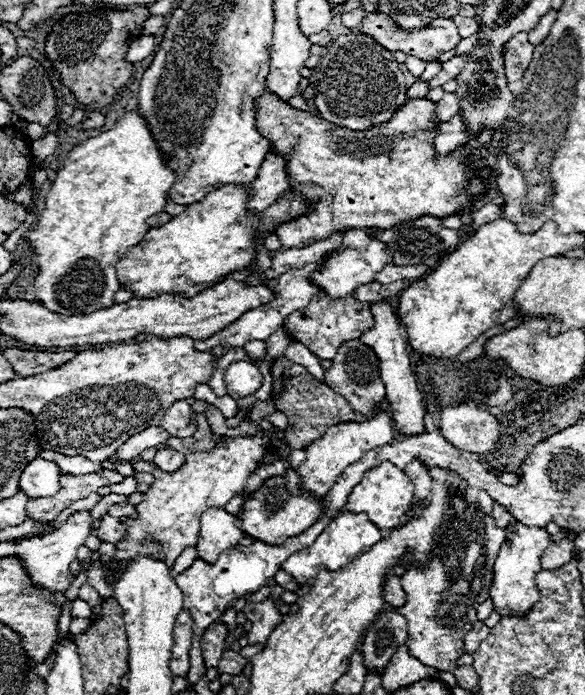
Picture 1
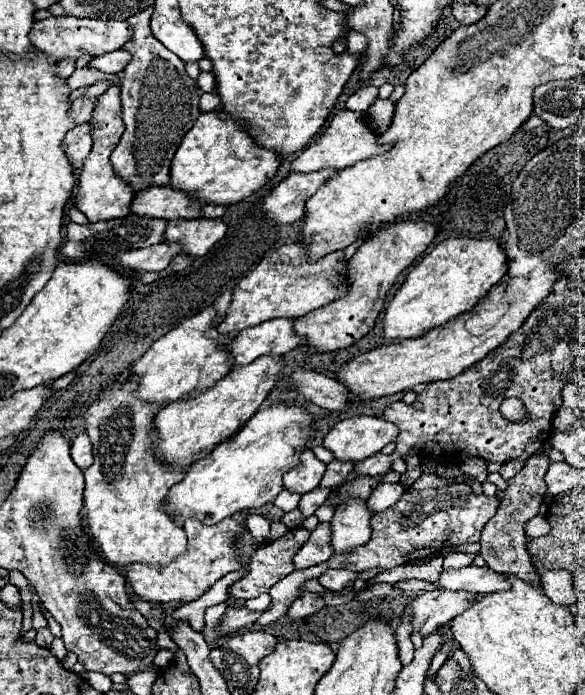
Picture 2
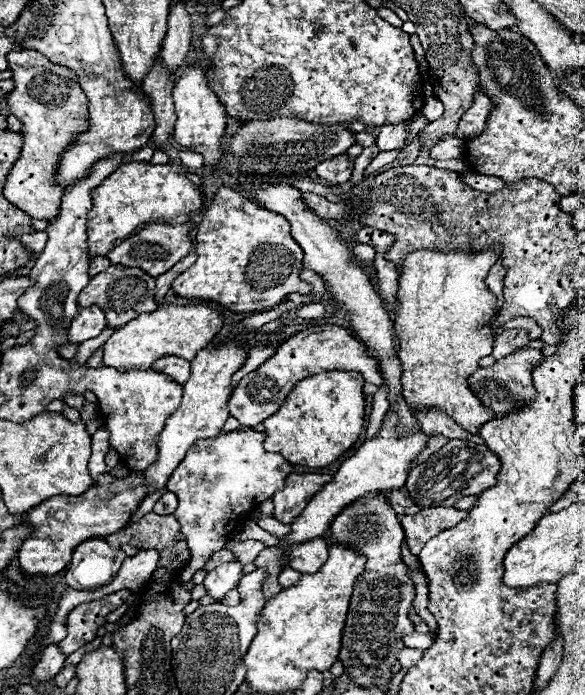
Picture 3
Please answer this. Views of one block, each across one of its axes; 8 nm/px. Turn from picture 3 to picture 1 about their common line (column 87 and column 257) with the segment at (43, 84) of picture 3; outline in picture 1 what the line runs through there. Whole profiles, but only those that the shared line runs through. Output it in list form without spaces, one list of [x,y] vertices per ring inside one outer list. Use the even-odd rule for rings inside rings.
[[[264,92],[260,98],[254,102],[256,106],[256,128],[258,132],[268,138],[270,148],[274,154],[284,156],[286,166],[288,166],[288,178],[290,178],[290,188],[294,192],[300,192],[308,204],[312,204],[312,212],[308,216],[300,216],[296,220],[290,220],[288,224],[280,224],[276,228],[276,236],[282,242],[282,248],[304,248],[316,240],[328,238],[336,230],[344,228],[356,228],[356,230],[366,230],[366,228],[390,228],[398,222],[412,220],[418,216],[452,216],[456,214],[464,204],[472,202],[474,196],[482,192],[482,178],[486,178],[488,168],[476,160],[472,160],[472,154],[468,146],[458,148],[446,158],[434,156],[434,136],[438,124],[434,124],[434,102],[428,102],[424,98],[420,100],[410,100],[392,116],[390,122],[386,124],[376,124],[370,130],[356,132],[348,128],[340,128],[320,116],[314,116],[312,112],[296,110],[290,104],[276,100],[272,92]],[[464,152],[466,158],[458,158],[458,154]],[[468,160],[472,160],[470,168],[478,170],[478,176],[468,176]],[[300,184],[300,186],[298,186]]]

